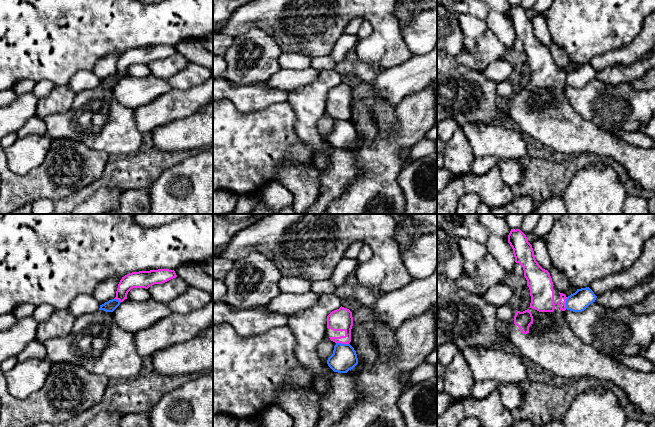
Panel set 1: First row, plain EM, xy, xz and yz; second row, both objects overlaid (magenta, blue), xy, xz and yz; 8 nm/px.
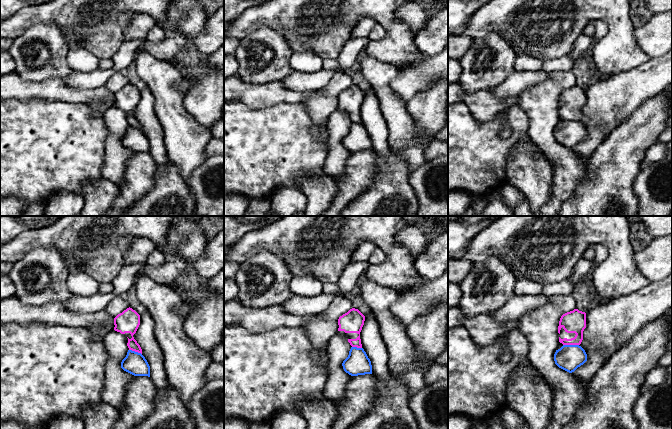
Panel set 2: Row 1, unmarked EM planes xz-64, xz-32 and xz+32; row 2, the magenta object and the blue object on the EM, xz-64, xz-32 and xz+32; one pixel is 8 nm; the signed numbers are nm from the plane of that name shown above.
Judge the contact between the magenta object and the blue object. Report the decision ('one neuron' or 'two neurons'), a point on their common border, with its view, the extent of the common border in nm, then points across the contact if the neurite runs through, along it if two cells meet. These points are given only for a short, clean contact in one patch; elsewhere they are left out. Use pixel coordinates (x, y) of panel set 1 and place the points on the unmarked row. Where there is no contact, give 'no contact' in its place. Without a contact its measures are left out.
two neurons; contact xz (342, 119); length 110 nm

